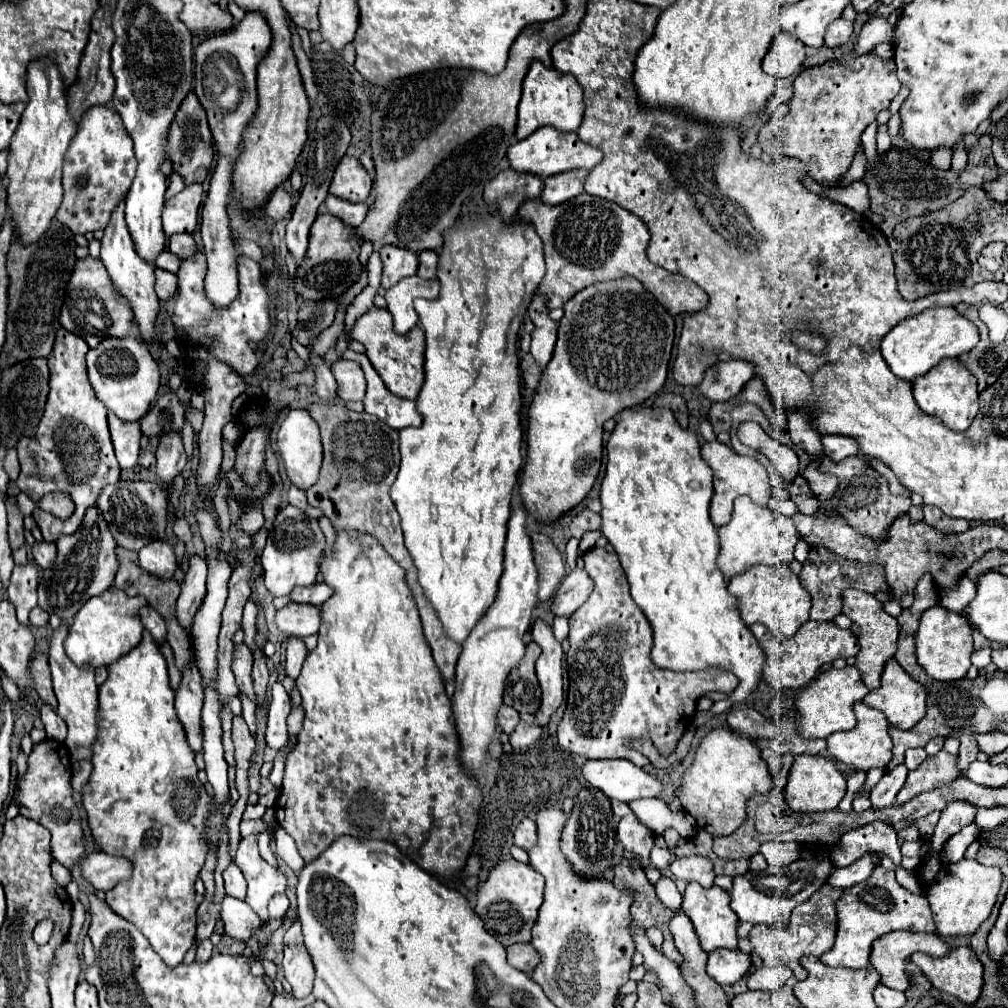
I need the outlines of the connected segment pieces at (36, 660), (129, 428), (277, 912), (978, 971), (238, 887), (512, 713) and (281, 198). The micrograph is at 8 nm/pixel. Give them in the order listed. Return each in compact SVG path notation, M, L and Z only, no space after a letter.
M37 653L33 659L31 659L31 679L35 683L35 691L37 695L47 703L51 705L53 709L57 707L57 699L55 699L55 693L53 693L53 687L51 687L51 671L47 667L47 657Z
M111 411L107 419L109 419L109 433L111 433L119 467L129 469L137 463L139 457L139 439L141 439L139 421L123 421Z
M276 894L268 904L270 920L281 918L290 906L286 894Z
M955 947L945 957L913 953L911 961L923 971L935 989L945 991L969 1005L977 1001L983 985L983 965L971 947Z
M231 863L223 871L223 877L225 877L225 891L227 891L227 895L231 895L235 899L245 899L247 883L245 883L245 877L243 877L241 869L235 863Z
M501 705L497 713L499 713L497 715L499 729L505 731L505 733L511 733L515 729L515 725L519 723L519 713L513 707L509 707L509 705Z
M277 187L273 191L273 195L269 197L267 205L265 205L265 215L271 219L271 221L281 221L281 219L287 219L293 211L293 201L291 201L291 195L283 189L283 187Z

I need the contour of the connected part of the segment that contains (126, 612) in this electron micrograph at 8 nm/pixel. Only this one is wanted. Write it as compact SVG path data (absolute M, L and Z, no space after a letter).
M111 585L103 595L89 599L85 603L73 623L69 625L69 637L65 641L65 651L75 665L93 665L93 667L107 667L115 659L123 657L127 651L137 647L141 641L143 625L139 619L139 609L145 607L147 601L143 597L129 597L125 591L119 591Z

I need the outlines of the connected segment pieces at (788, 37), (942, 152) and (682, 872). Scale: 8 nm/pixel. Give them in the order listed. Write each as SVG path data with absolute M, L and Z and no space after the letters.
M779 29L761 67L767 75L773 75L775 79L785 79L791 77L801 67L803 59L805 59L803 43L791 33Z
M935 147L935 149L931 149L931 163L937 169L951 167L951 149L949 147Z
M687 855L687 857L675 857L669 865L673 875L683 881L695 881L703 887L711 887L715 879L713 863L707 857L701 855Z

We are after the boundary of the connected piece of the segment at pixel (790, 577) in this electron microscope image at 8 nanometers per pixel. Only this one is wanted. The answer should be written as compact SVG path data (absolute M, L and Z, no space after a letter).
M753 565L743 575L733 577L727 585L727 591L737 599L745 625L763 623L777 637L793 637L809 619L811 595L801 587L799 577L787 565Z

